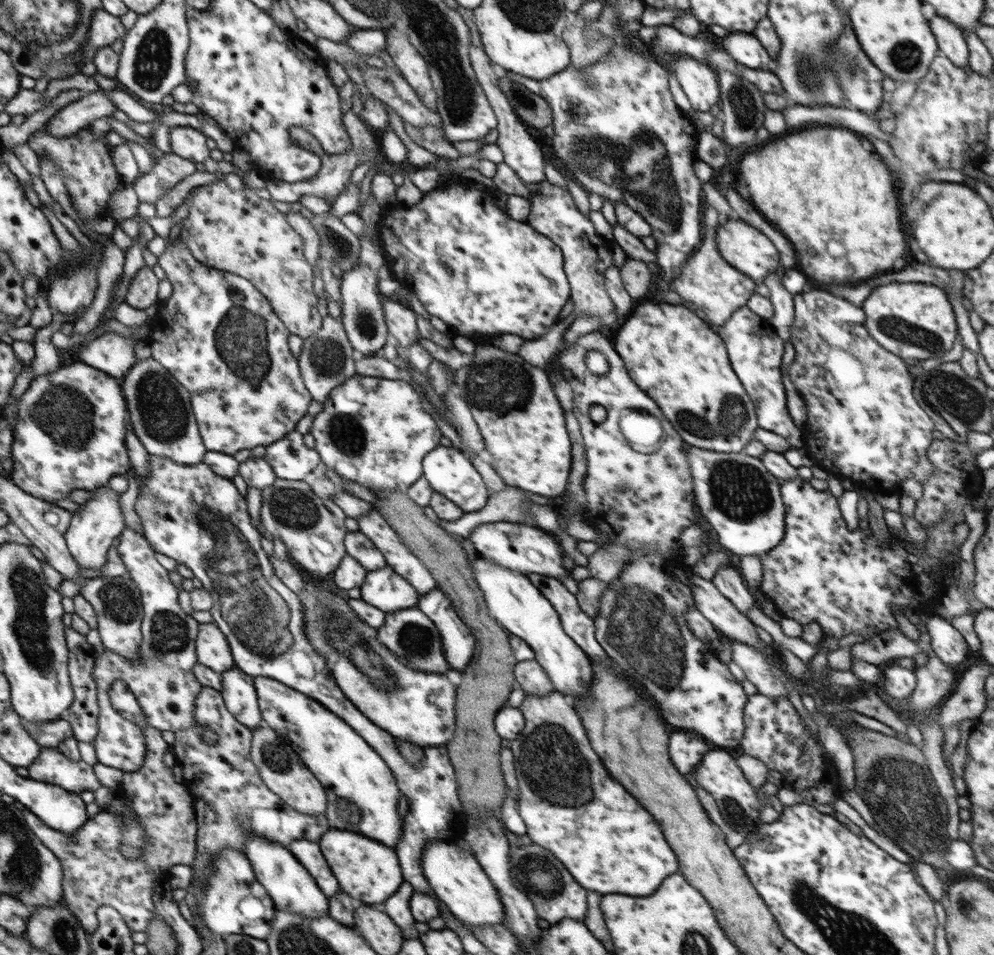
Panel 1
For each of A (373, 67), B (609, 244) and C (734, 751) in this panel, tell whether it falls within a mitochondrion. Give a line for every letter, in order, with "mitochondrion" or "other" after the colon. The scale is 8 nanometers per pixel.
A: other
B: other
C: other

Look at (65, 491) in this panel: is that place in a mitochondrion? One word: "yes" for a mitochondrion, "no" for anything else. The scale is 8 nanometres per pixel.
no

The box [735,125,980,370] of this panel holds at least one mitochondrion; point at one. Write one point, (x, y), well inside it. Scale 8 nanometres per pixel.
(894, 327)

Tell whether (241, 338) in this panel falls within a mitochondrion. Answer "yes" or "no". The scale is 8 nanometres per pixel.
yes

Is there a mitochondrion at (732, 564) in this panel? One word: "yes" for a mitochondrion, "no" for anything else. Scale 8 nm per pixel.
no

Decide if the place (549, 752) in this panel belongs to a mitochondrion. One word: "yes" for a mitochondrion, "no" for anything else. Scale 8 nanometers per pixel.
yes

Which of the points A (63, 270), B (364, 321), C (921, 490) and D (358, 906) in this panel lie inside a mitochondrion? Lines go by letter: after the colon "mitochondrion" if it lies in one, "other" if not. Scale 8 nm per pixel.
A: other
B: mitochondrion
C: other
D: other

